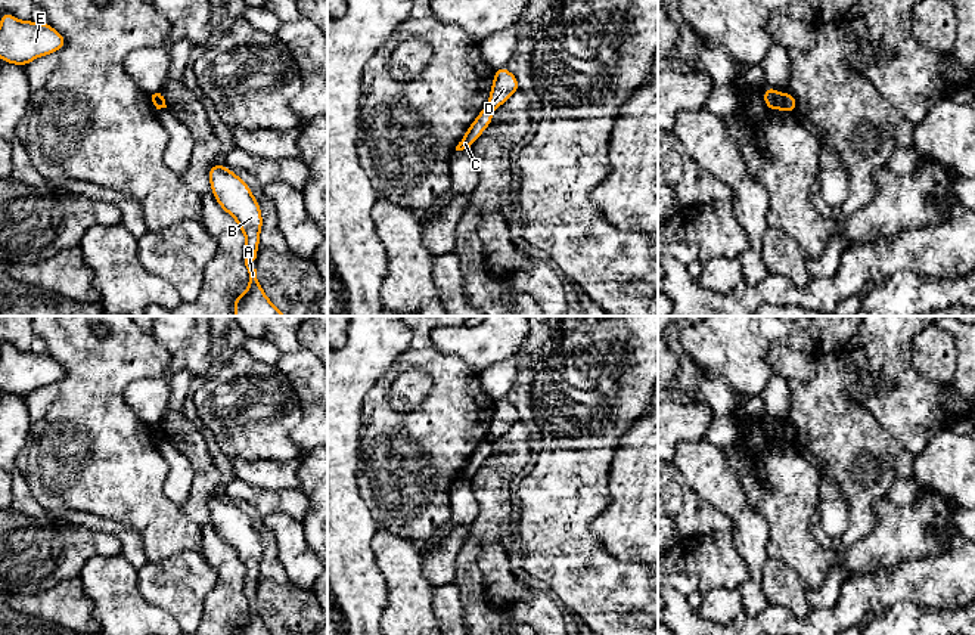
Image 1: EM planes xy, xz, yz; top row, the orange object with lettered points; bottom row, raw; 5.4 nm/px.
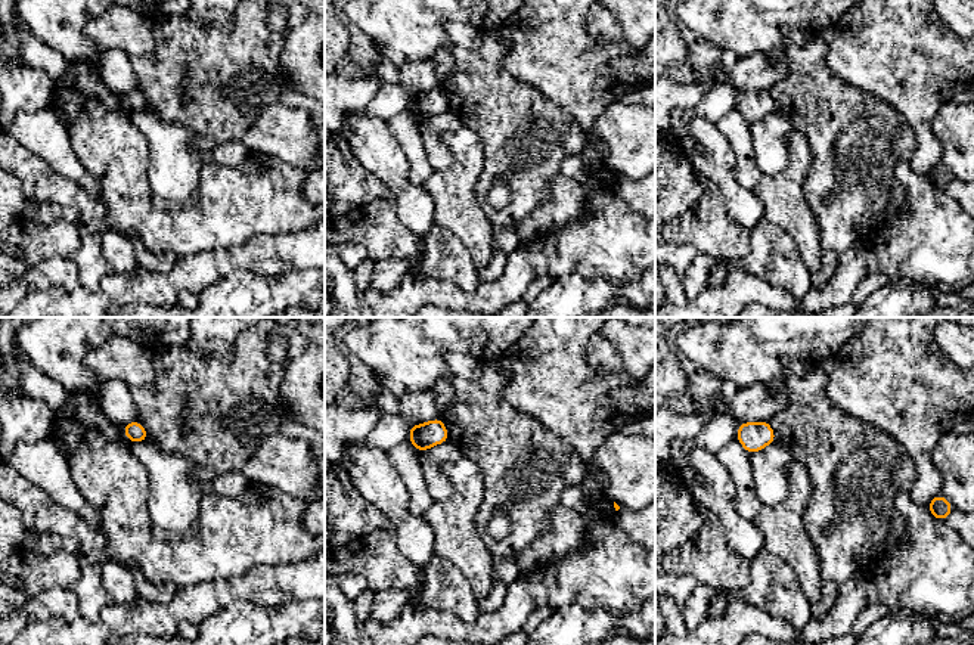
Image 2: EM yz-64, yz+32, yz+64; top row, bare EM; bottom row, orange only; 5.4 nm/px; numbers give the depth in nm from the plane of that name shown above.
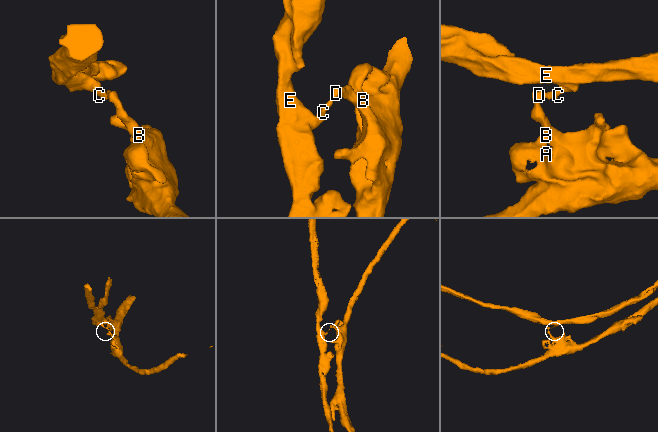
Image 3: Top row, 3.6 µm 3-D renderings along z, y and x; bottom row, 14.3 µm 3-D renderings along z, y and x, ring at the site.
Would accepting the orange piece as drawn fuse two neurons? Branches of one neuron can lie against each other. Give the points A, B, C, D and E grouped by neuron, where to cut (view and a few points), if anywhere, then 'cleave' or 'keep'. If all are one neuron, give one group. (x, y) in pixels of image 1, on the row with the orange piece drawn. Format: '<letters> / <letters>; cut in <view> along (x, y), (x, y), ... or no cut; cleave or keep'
A B D / C E; cut in yz along (781, 93), (782, 108); cleave

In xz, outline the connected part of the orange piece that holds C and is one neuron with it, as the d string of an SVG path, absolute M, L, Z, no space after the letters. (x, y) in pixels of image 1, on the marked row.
M484 108L475 118L475 121L468 127L465 136L456 146L456 151L471 149L476 139L484 133L484 130L493 123L493 111Z

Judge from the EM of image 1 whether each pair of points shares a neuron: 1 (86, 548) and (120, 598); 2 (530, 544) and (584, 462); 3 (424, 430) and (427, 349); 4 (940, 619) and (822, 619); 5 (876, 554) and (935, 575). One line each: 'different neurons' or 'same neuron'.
1: different neurons
2: same neuron
3: same neuron
4: different neurons
5: different neurons

